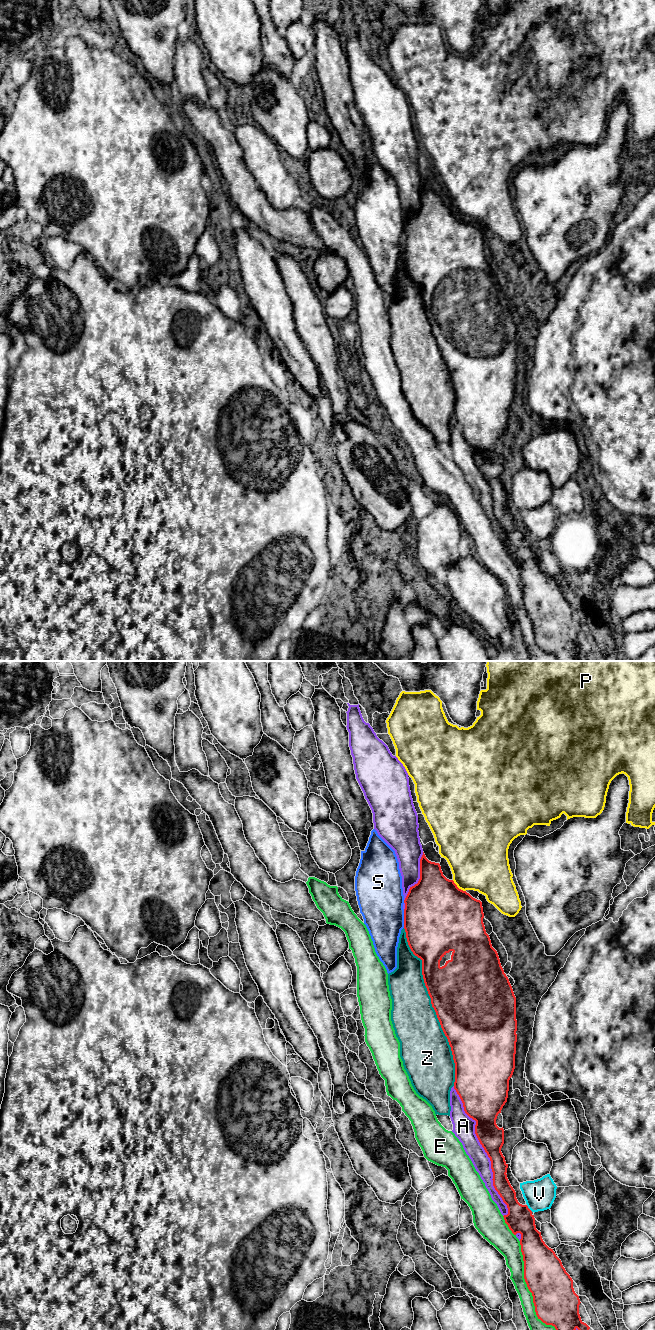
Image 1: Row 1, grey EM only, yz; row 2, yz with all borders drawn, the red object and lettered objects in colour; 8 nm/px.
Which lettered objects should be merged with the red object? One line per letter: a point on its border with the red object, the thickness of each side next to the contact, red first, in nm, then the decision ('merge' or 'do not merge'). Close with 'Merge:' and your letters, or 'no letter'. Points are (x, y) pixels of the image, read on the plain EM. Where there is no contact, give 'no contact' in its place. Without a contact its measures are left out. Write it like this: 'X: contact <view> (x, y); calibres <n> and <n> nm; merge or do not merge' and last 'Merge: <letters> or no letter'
A: contact yz (484, 477); calibres 200 and 180 nm; merge
E: contact yz (529, 618); calibres 360 and 140 nm; do not merge
P: contact yz (457, 215); calibres 500 and 440 nm; do not merge
S: contact yz (404, 246); calibres 500 and 360 nm; do not merge
V: contact yz (528, 536); calibres 220 and 240 nm; do not merge
Z: contact yz (432, 334); calibres 500 and 360 nm; do not merge
Merge: A

